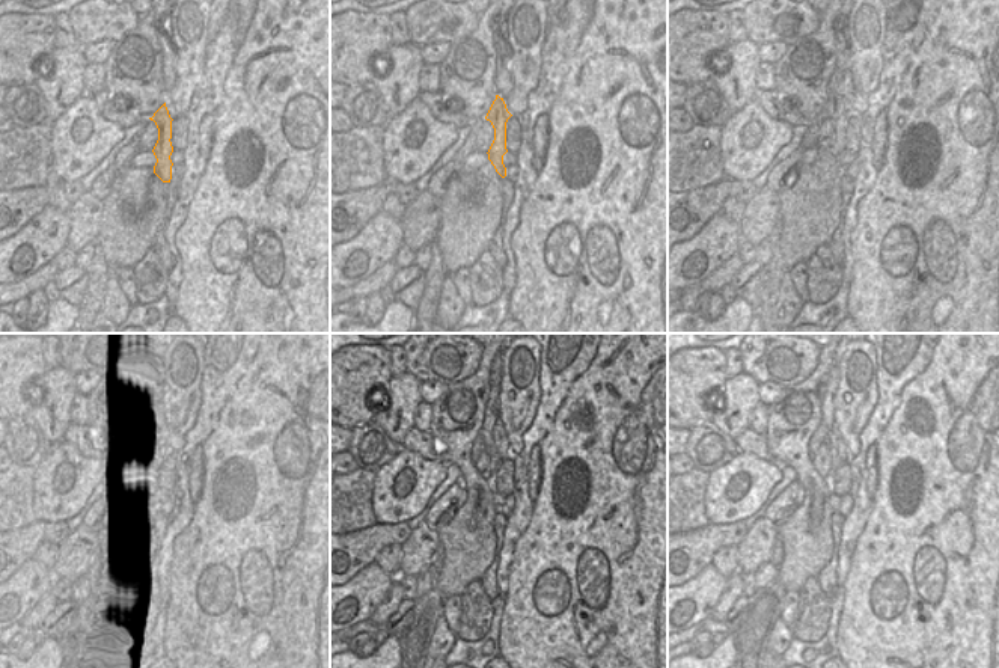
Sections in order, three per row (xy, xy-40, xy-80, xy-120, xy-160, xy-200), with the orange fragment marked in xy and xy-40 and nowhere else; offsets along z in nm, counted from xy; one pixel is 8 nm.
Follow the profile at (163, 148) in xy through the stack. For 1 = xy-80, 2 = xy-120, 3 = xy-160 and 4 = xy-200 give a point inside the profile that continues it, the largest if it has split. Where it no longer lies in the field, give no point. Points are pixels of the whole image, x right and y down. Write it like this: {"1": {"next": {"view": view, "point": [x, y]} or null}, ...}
{"1": {"next": {"view": "xy-80", "point": [834, 109]}}, "2": {"next": {"view": "xy-120", "point": [154, 447]}}, "3": {"next": {"view": "xy-160", "point": [490, 415]}}, "4": {"next": {"view": "xy-200", "point": [827, 409]}}}

